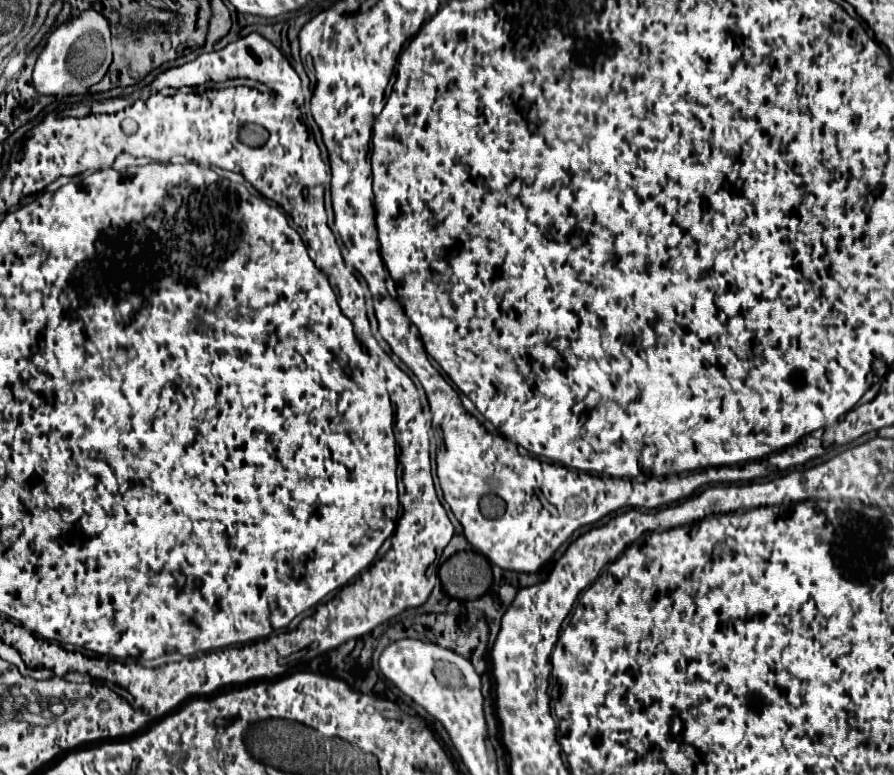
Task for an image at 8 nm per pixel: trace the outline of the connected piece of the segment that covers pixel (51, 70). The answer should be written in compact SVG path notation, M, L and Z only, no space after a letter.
M88 8L80 12L80 16L68 18L68 22L60 24L50 38L46 40L44 50L38 56L34 66L34 88L40 94L72 94L76 88L90 88L92 84L100 82L106 70L112 64L112 42L110 42L110 22L104 14Z

